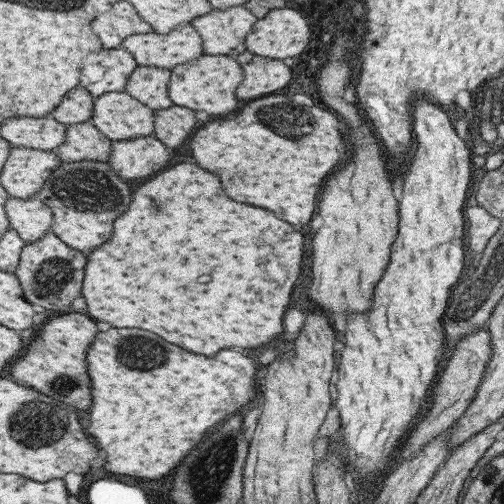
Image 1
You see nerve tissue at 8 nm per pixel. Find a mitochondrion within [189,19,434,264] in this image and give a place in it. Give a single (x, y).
(279, 117)

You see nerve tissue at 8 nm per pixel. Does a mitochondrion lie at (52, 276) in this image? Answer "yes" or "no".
yes

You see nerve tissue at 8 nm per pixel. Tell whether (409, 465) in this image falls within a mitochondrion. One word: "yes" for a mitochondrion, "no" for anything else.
no

